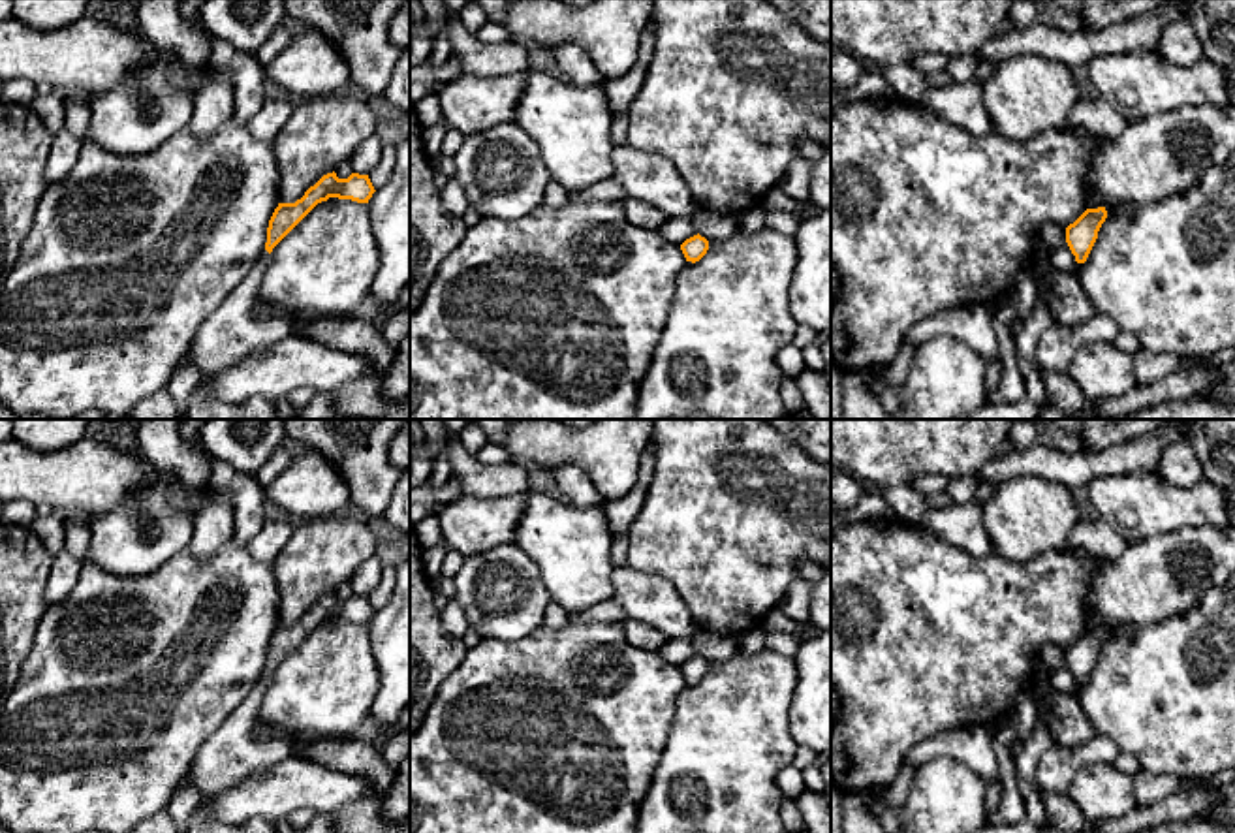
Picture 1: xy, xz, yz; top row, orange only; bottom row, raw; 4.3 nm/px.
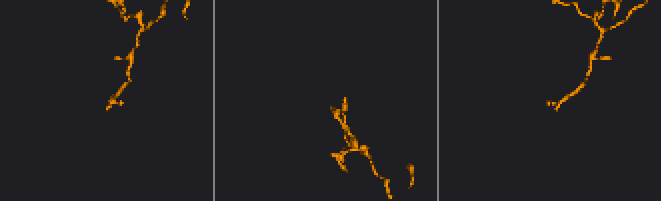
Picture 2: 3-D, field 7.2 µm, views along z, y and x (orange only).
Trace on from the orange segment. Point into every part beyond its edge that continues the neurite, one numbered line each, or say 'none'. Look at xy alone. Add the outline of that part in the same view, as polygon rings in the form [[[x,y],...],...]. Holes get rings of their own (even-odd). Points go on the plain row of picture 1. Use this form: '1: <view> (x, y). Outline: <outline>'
1: xy (230, 754). Outline: [[[263,671],[244,701],[199,745],[179,788],[192,784],[203,797],[214,797],[293,754],[288,737],[252,735],[269,681],[271,675]]]

